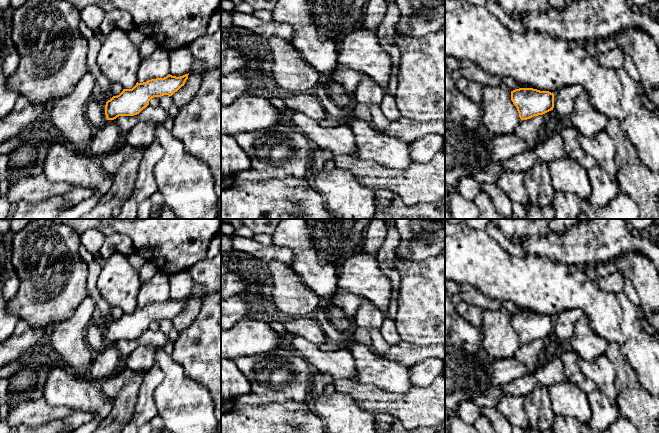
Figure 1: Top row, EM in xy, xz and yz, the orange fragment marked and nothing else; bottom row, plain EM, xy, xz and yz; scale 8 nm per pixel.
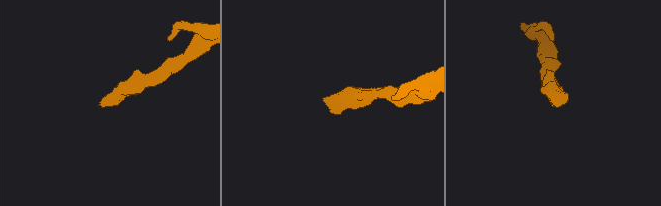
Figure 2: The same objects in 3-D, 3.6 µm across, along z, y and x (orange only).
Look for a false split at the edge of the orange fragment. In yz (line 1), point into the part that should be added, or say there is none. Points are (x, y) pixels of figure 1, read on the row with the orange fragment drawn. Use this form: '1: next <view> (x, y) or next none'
1: next none

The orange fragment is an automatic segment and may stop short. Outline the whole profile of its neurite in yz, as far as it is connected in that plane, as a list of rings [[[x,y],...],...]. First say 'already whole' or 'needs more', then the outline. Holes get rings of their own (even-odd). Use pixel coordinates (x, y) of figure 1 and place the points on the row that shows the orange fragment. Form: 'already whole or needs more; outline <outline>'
already whole; outline [[[519,88],[511,91],[511,100],[521,120],[543,115],[554,108],[554,94],[533,88]]]

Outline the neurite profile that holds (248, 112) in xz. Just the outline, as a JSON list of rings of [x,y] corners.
[[[246,93],[231,105],[221,105],[221,135],[267,130],[280,123],[282,115],[267,98]]]

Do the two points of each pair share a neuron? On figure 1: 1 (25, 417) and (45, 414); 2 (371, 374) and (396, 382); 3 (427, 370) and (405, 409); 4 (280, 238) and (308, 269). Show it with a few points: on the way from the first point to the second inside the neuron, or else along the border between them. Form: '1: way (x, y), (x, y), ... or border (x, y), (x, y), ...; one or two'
1: way (30, 414), (40, 414); one
2: way (377, 374), (390, 376); one
3: border (434, 379), (426, 386), (413, 386); two
4: way (290, 240), (308, 259); one

